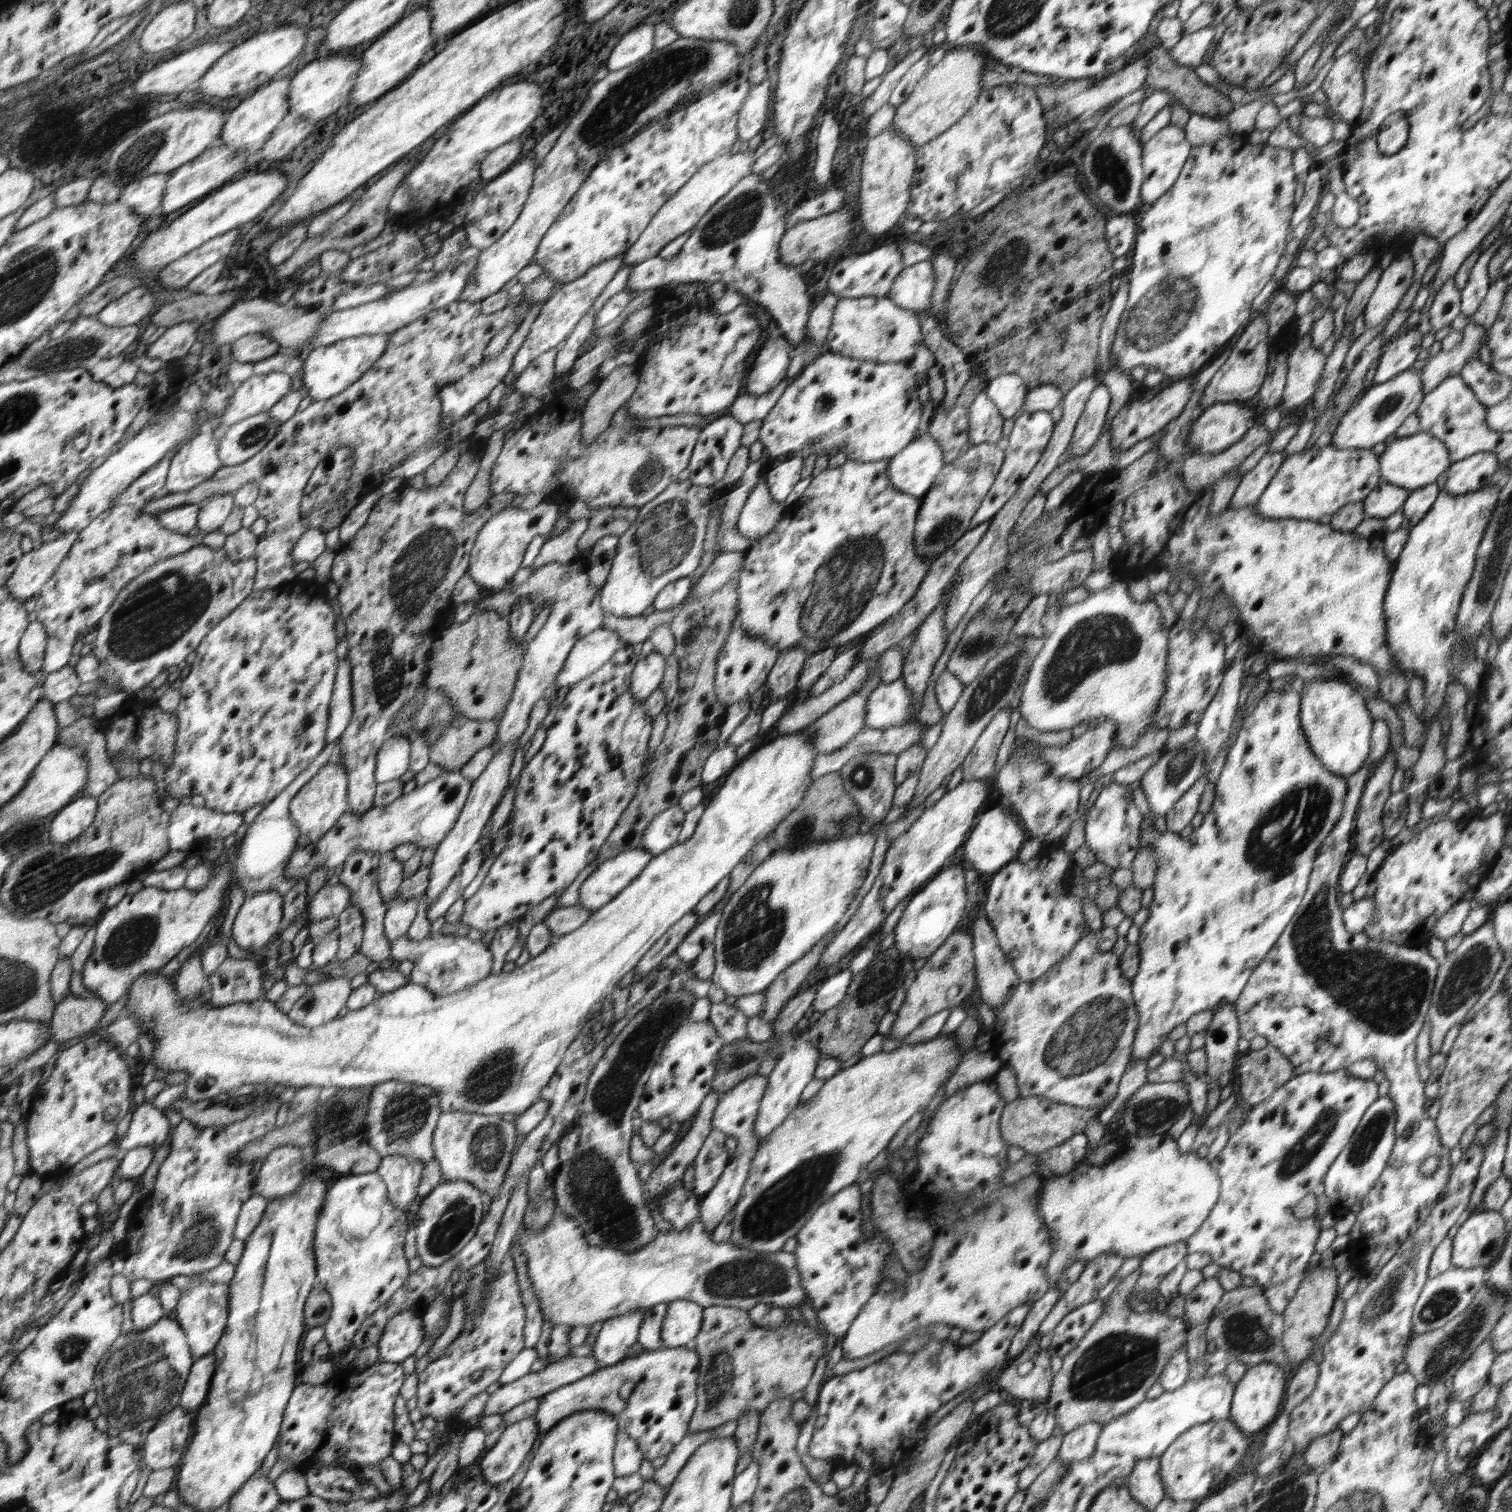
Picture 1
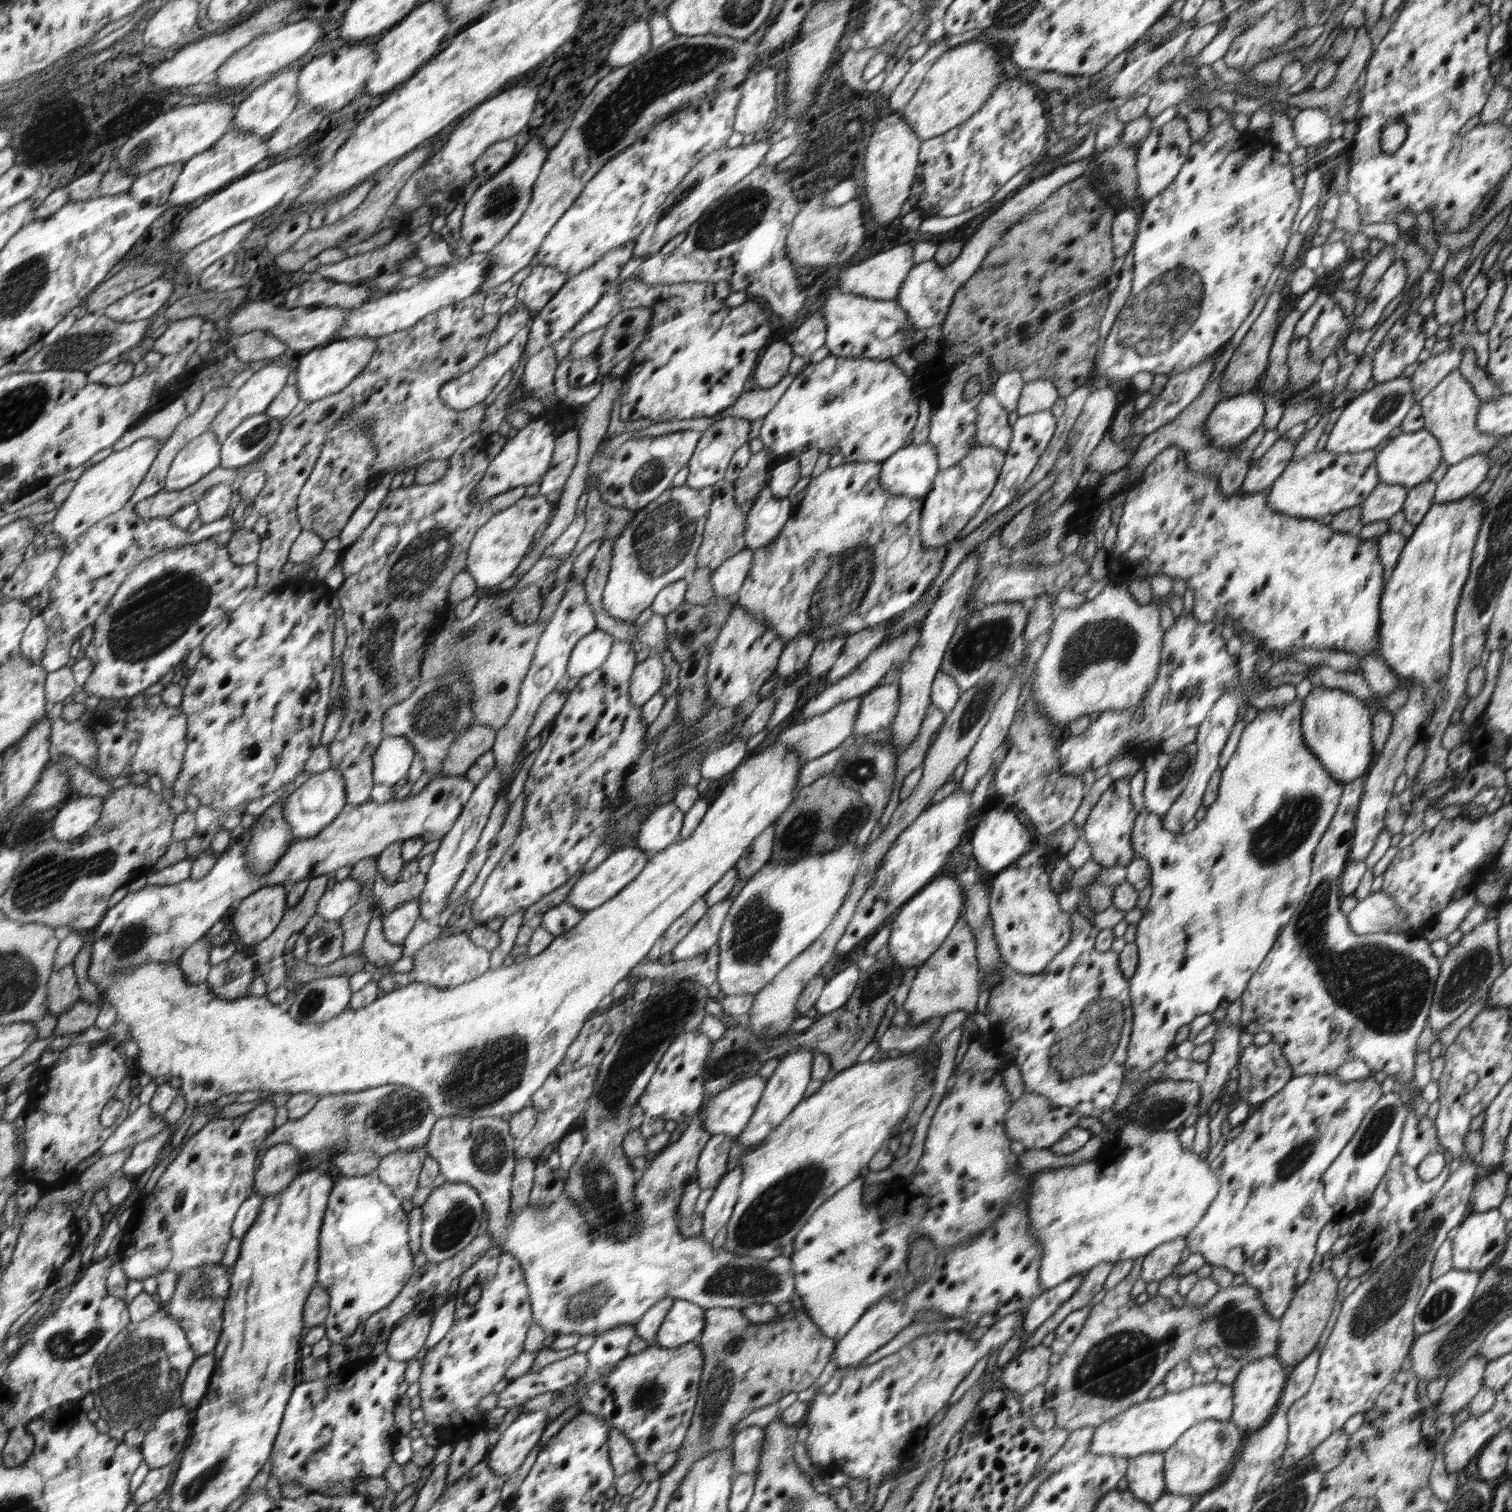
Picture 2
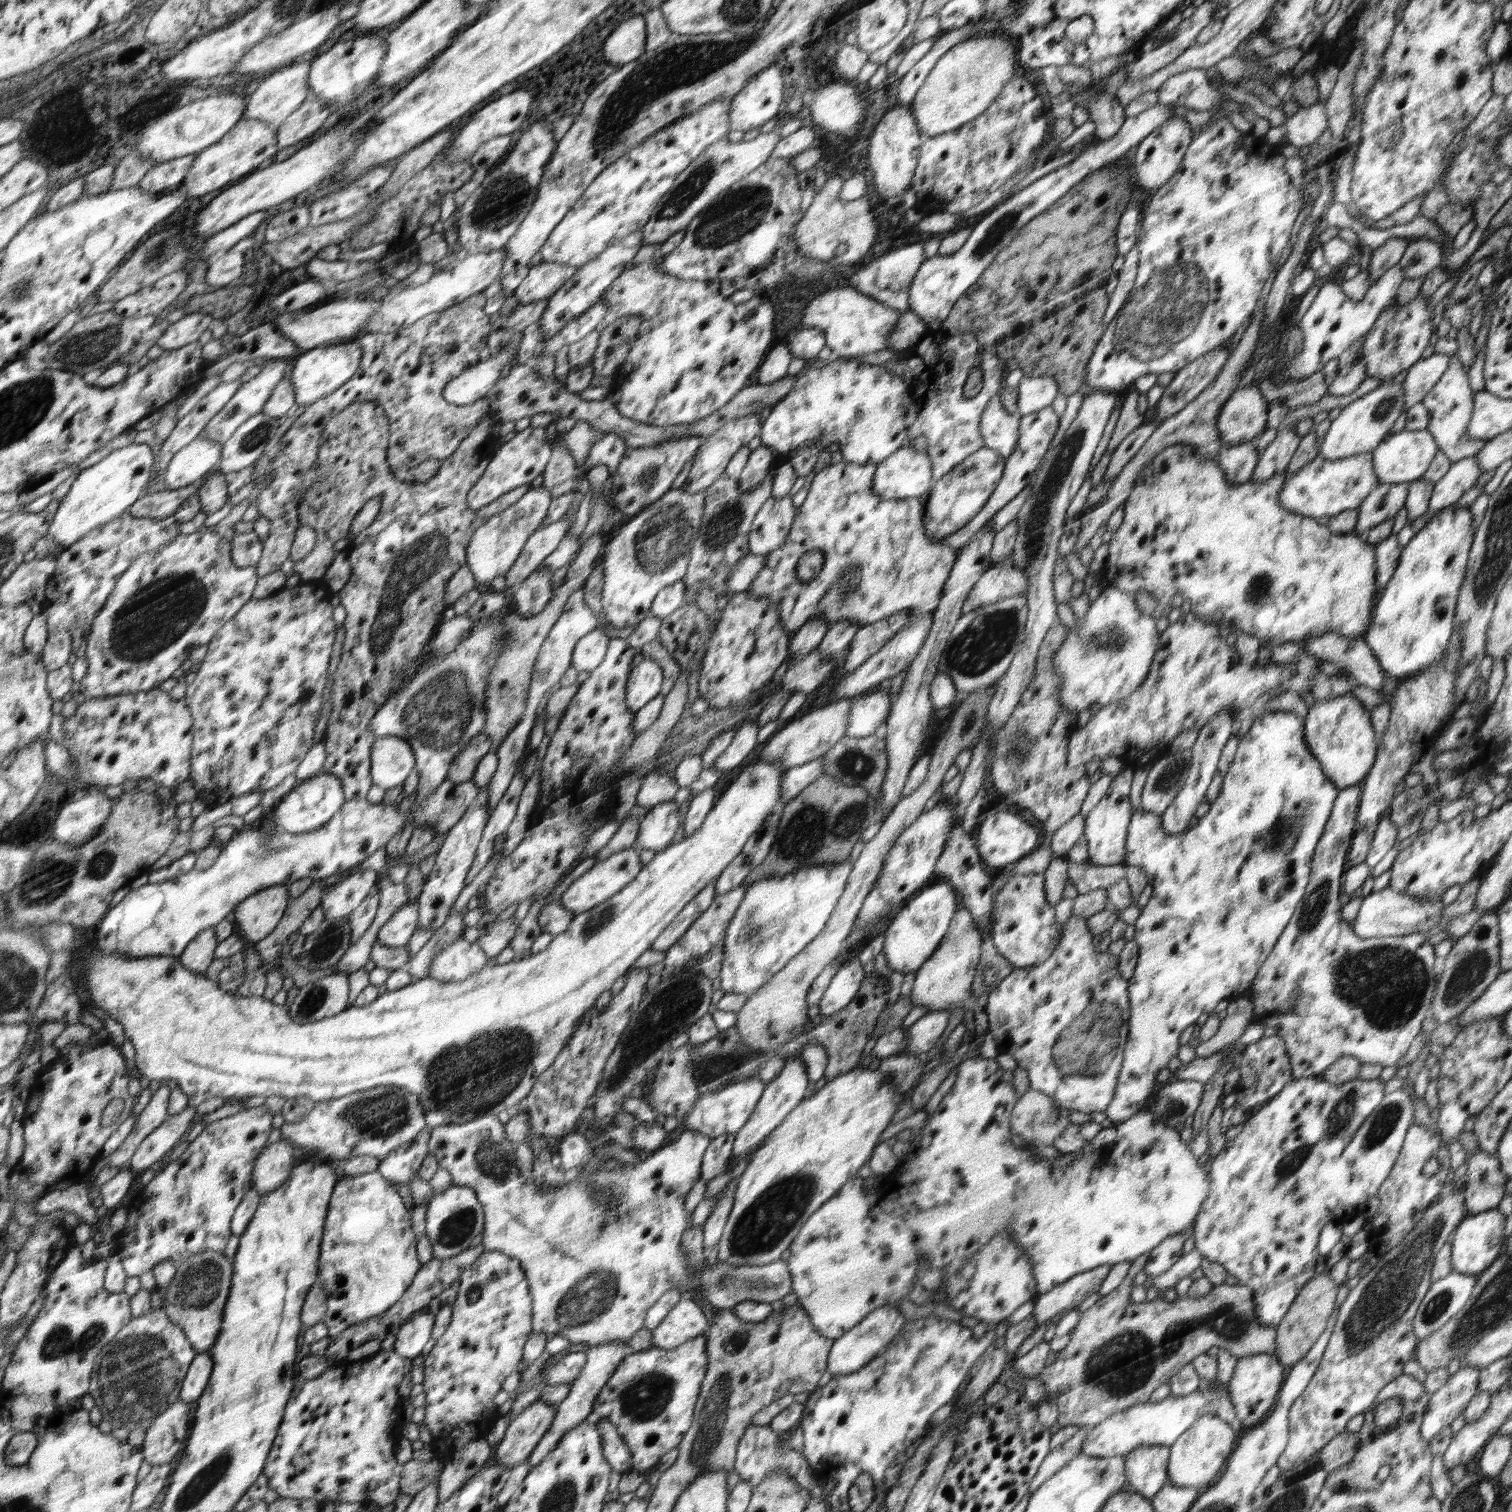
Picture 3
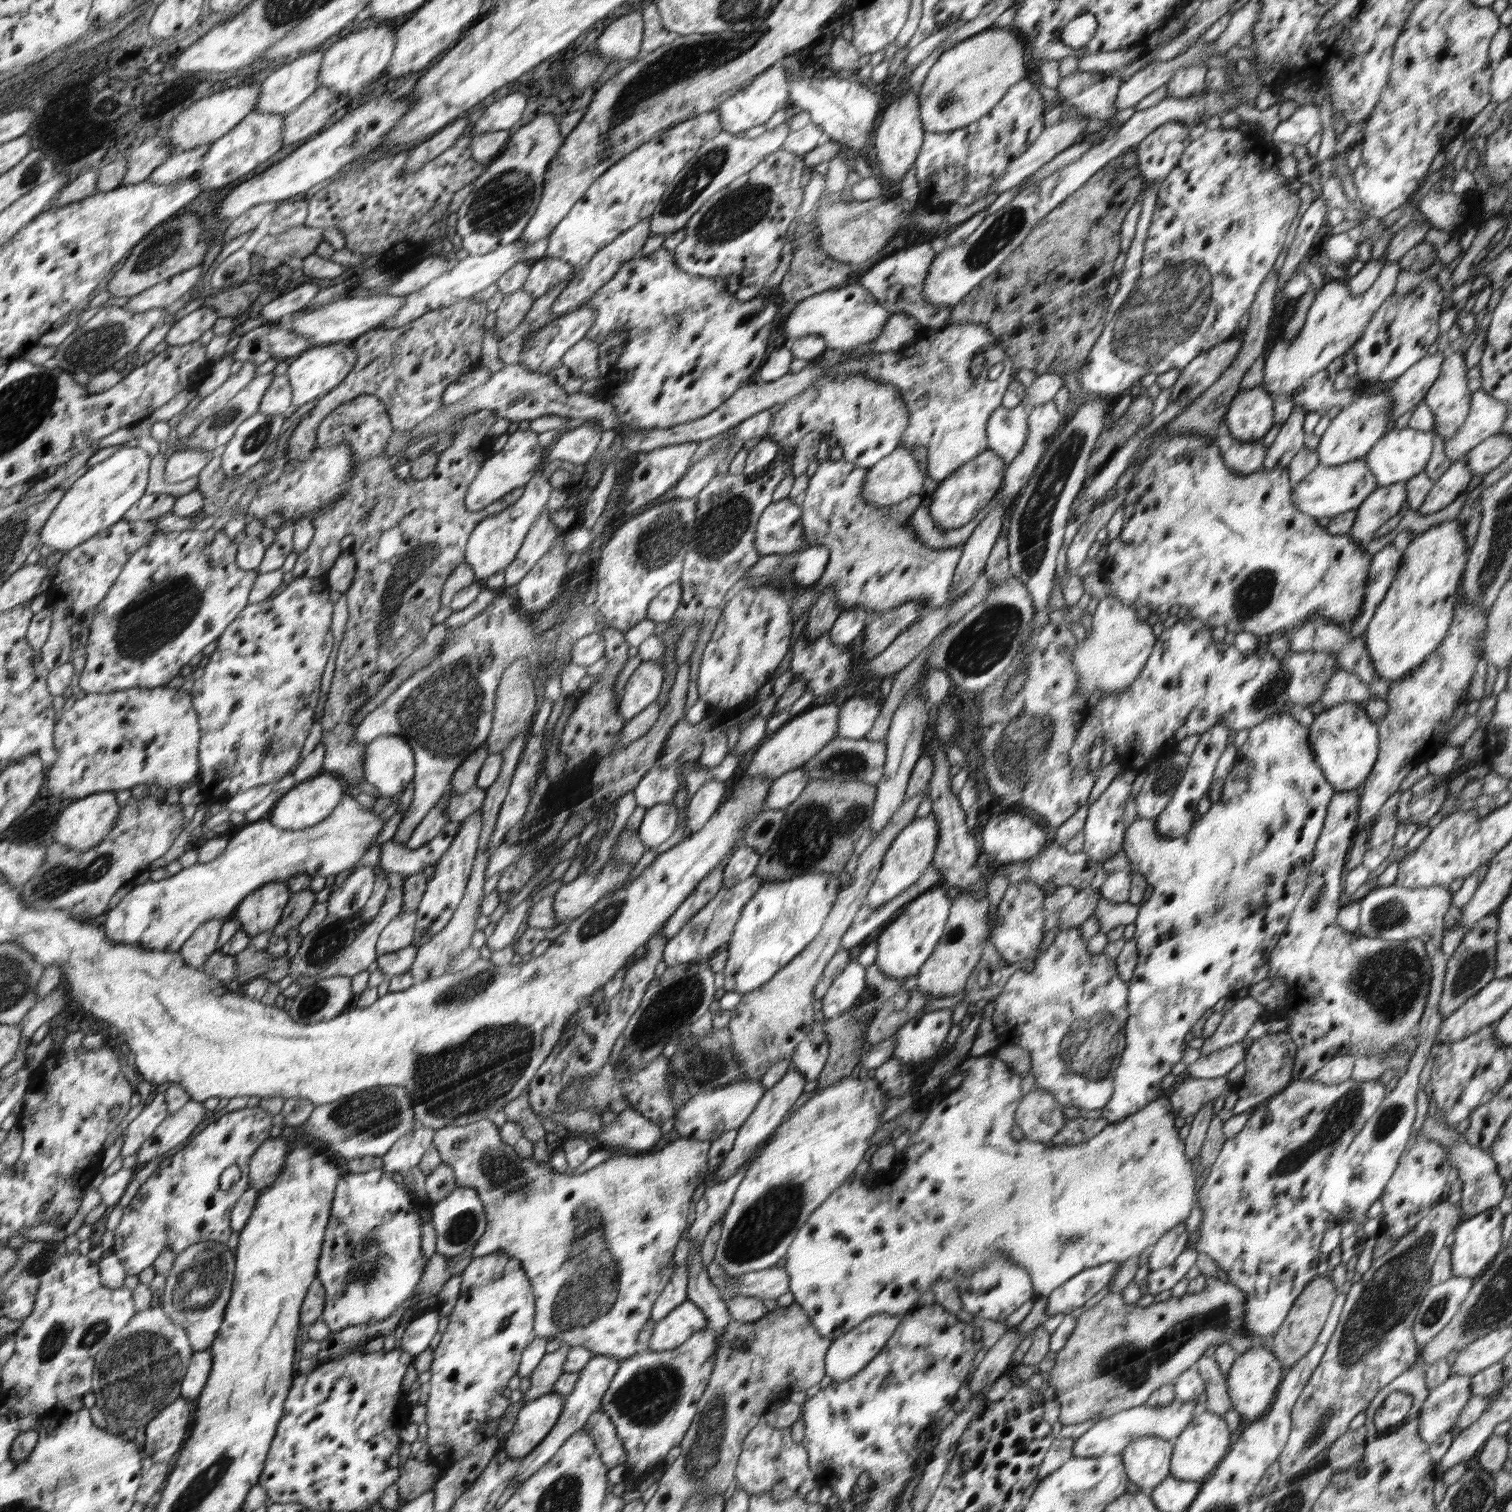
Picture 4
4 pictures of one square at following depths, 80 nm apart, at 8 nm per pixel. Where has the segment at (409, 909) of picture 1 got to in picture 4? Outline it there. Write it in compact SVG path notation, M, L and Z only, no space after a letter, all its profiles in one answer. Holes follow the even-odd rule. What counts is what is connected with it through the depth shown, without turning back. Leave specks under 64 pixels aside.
M401 911L379 934L375 951L378 955L396 952L413 946L413 930L417 916L415 912Z

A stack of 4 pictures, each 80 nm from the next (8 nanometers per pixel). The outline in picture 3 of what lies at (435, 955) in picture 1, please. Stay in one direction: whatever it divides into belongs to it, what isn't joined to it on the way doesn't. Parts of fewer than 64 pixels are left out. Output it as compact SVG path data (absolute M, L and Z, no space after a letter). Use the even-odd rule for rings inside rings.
M460 937L433 958L428 974L430 978L442 982L466 980L470 975L480 972L488 960L477 942L472 943Z

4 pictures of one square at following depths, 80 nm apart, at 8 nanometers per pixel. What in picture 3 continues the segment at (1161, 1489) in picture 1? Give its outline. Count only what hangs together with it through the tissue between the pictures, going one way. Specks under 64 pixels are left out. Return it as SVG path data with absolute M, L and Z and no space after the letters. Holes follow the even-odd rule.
M1140 1446L1128 1453L1126 1458L1131 1490L1146 1498L1153 1498L1168 1483L1169 1446Z

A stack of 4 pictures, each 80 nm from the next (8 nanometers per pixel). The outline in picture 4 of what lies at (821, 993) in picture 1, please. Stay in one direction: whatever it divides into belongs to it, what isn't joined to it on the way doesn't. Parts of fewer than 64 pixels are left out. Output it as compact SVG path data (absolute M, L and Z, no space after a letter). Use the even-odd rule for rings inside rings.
M851 960L821 998L821 1010L825 1018L841 1015L848 1010L866 987L865 967L858 964L856 960Z

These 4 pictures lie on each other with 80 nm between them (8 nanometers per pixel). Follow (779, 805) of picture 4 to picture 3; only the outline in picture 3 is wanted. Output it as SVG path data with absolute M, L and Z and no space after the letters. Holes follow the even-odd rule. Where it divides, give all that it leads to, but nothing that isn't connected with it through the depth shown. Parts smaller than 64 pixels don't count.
M821 758L808 762L806 765L792 768L783 776L782 793L779 803L788 804L792 798L796 797L805 787L822 779L824 771L824 760Z

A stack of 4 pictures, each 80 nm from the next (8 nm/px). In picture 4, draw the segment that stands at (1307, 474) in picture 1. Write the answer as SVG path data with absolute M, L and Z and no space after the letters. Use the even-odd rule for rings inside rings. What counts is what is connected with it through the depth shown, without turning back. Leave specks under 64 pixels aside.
M1365 457L1344 464L1317 466L1293 488L1291 501L1304 514L1317 520L1324 516L1333 517L1348 510L1357 509L1366 497L1377 487L1377 480L1369 469Z

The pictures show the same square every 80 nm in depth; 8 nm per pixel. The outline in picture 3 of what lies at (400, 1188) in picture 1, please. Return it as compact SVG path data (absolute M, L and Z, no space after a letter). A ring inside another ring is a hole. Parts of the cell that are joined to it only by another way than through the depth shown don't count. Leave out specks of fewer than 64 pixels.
M426 1128L414 1141L407 1145L399 1146L387 1154L379 1164L378 1170L388 1182L395 1182L397 1185L409 1189L414 1177L419 1174L423 1160L429 1155L429 1140L431 1129Z

